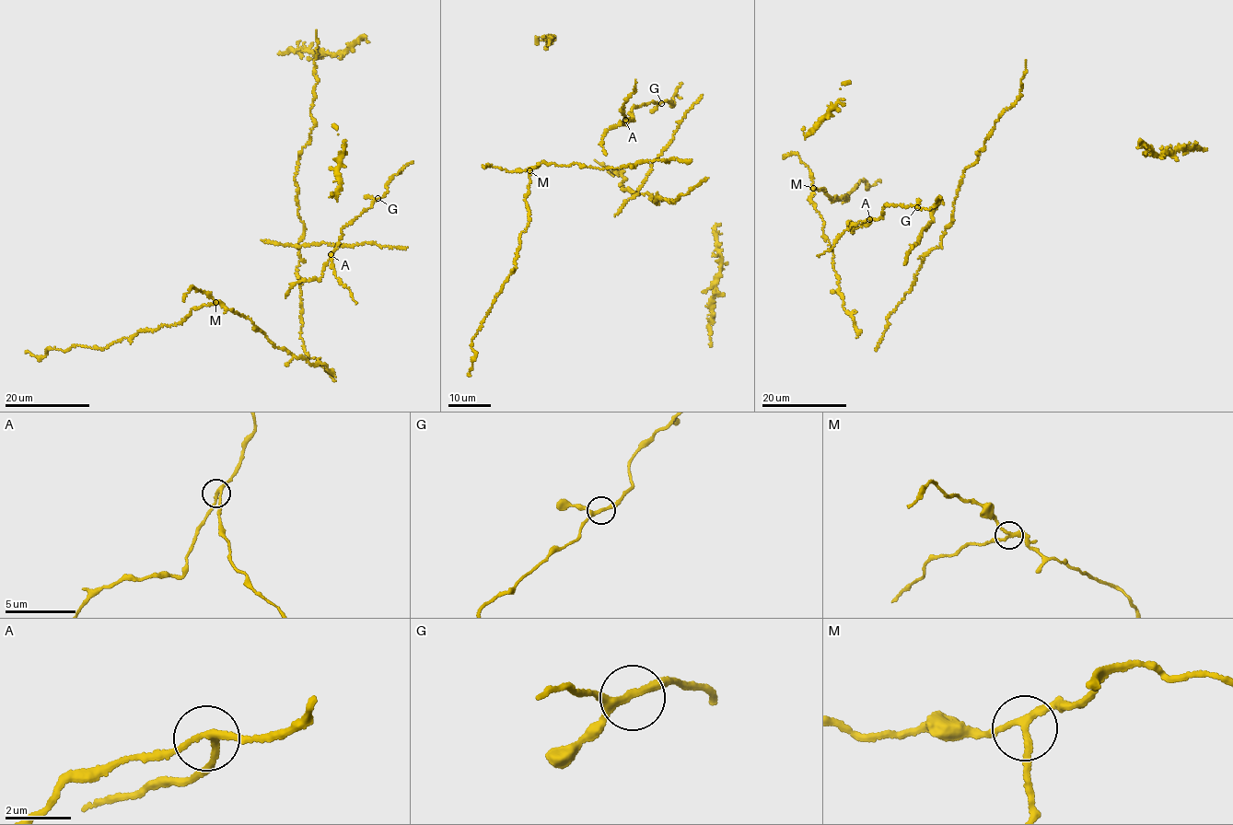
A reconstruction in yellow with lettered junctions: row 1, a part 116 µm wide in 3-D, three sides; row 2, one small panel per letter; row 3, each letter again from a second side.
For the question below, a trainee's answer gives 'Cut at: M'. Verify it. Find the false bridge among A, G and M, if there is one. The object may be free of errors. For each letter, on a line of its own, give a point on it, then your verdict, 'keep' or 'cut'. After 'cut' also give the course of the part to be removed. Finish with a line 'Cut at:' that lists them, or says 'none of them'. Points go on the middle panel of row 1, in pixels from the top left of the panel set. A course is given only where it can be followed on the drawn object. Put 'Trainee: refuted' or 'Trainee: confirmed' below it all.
A: at (625, 120); keep
G: at (661, 103); keep
M: at (529, 170); cut; foreign part runs (529, 170), (525, 202), (529, 213), (528, 223), (521, 235), (514, 269), (472, 341), (476, 352), (469, 377)
Cut at: M
Trainee: confirmed

